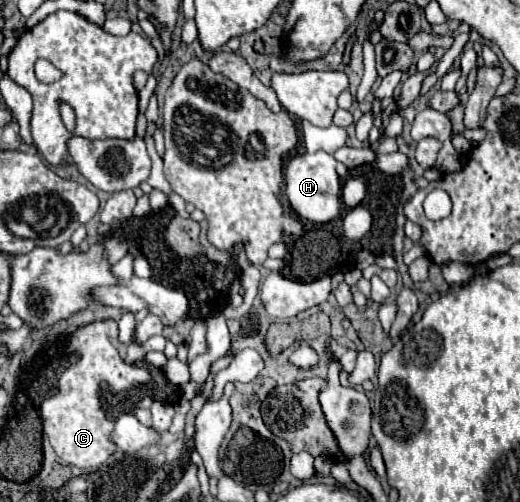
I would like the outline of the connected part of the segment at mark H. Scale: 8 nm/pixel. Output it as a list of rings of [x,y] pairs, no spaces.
[[[326,151],[302,153],[292,157],[284,169],[286,195],[292,209],[312,223],[332,221],[340,213],[340,177],[336,173],[336,159]]]

